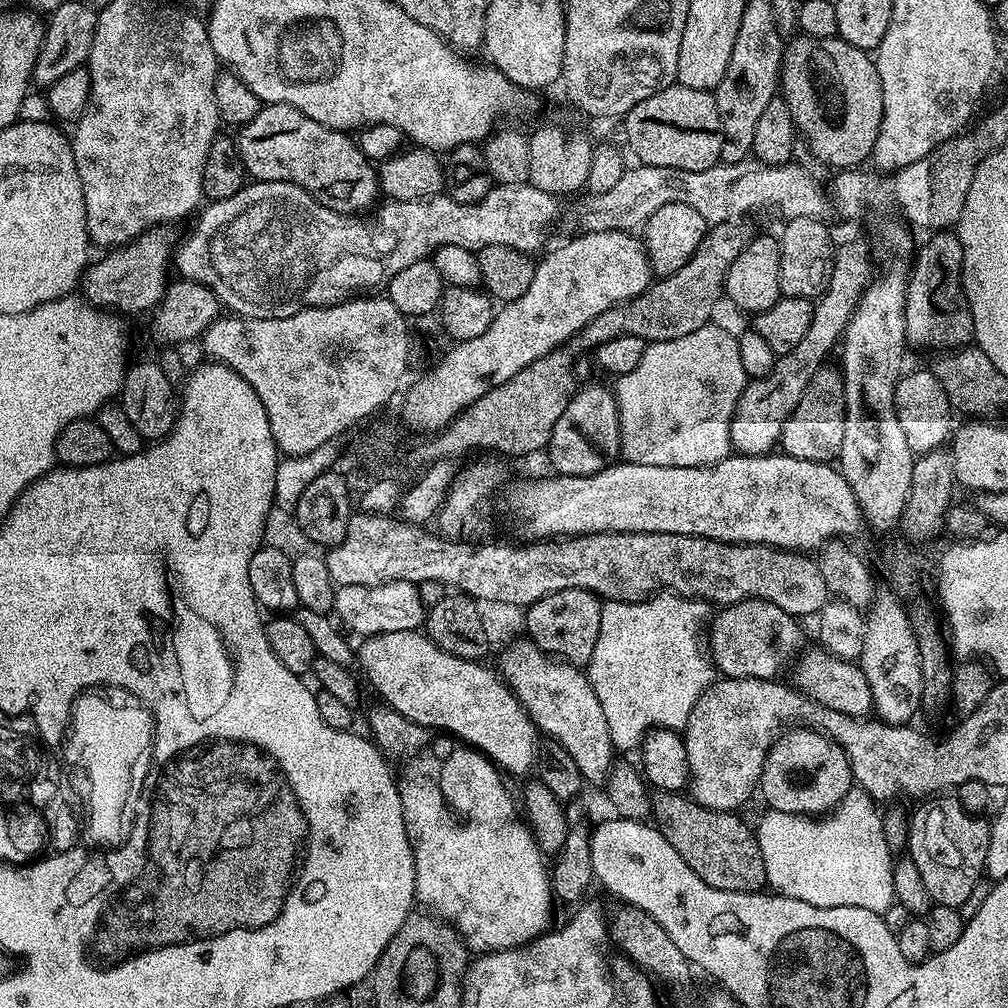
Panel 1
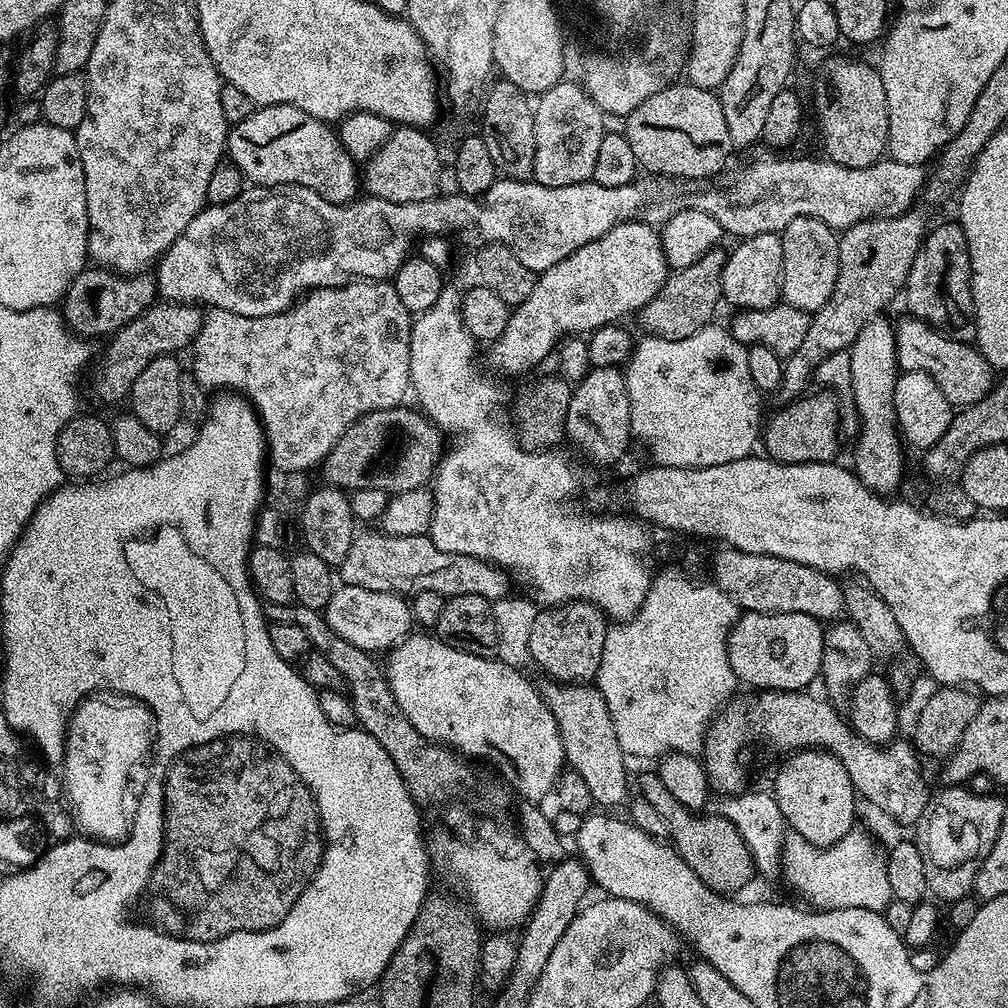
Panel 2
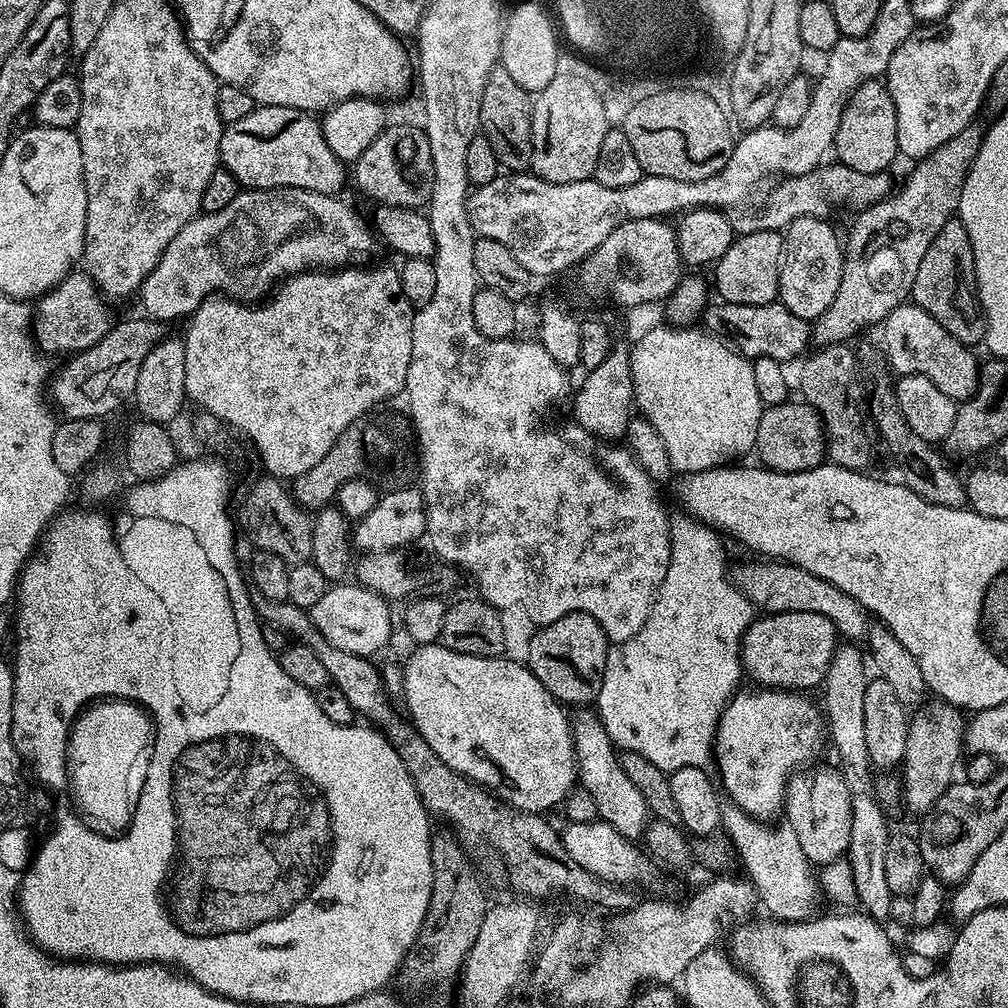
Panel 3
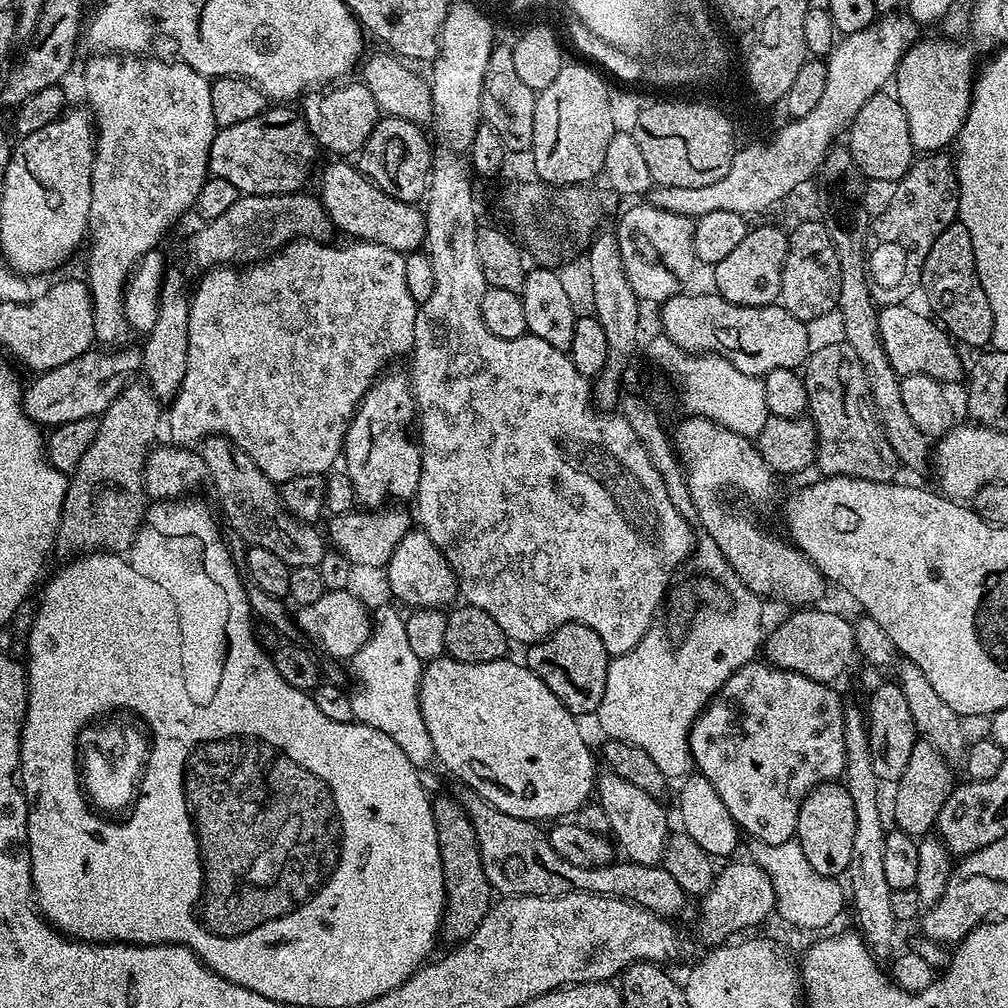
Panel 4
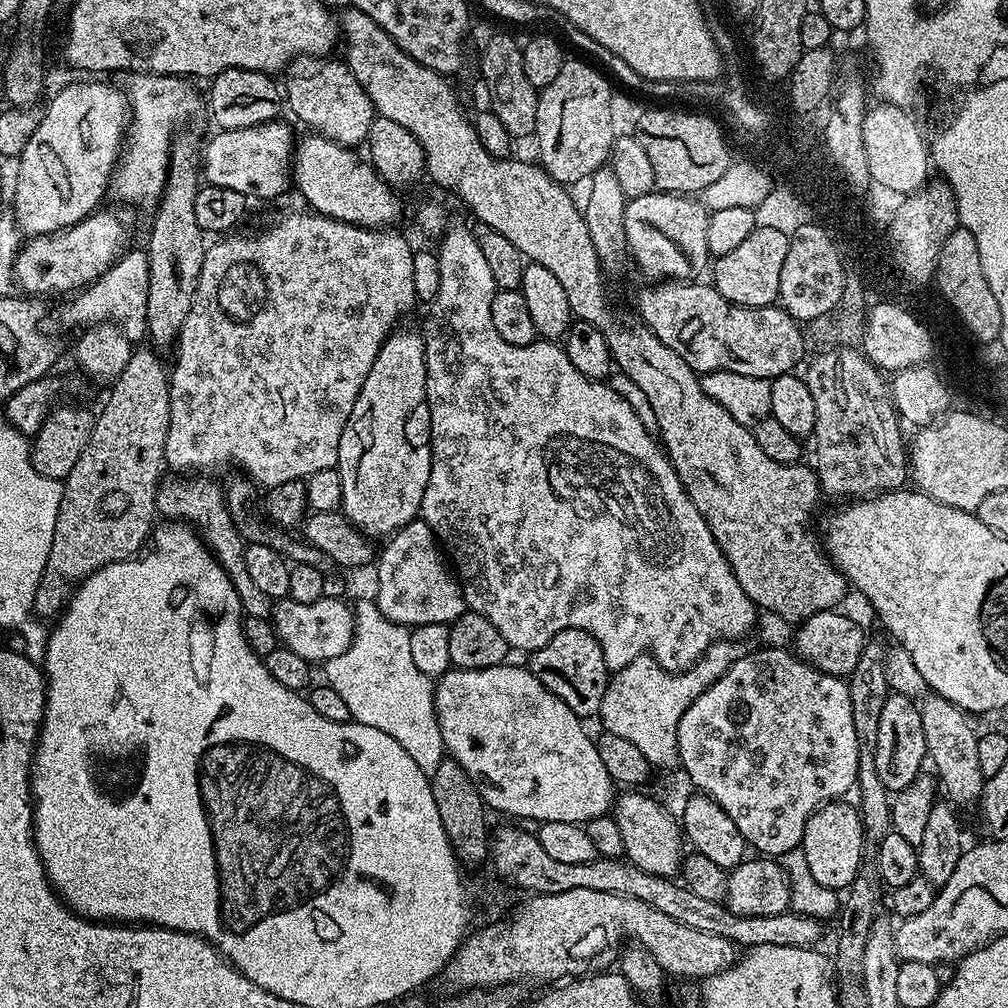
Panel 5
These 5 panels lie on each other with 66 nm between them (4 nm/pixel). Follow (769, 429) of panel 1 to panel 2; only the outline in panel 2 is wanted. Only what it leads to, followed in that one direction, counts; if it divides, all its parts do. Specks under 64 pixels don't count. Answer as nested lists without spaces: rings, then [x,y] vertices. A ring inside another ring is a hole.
[[[909,210],[907,212],[903,212],[900,216],[873,216],[872,219],[858,222],[854,226],[843,229],[843,231],[839,233],[838,239],[840,241],[840,245],[838,246],[838,282],[834,282],[834,294],[830,294],[830,302],[826,302],[826,306],[822,306],[822,310],[811,313],[808,322],[808,329],[806,330],[806,338],[802,338],[802,346],[798,346],[798,350],[794,350],[794,354],[790,354],[784,360],[784,380],[782,383],[783,391],[786,390],[788,392],[796,392],[792,394],[803,393],[805,389],[807,389],[804,387],[807,386],[808,380],[810,384],[810,381],[813,379],[816,367],[820,364],[820,360],[822,358],[830,358],[830,354],[834,354],[835,352],[842,352],[851,348],[854,338],[858,336],[862,326],[866,326],[866,322],[877,319],[877,317],[883,313],[880,311],[882,311],[883,308],[895,298],[896,292],[898,296],[898,293],[901,289],[903,289],[904,285],[907,284],[908,275],[914,266],[914,258],[918,254],[918,250],[920,249],[921,244],[923,244],[925,235],[930,228],[930,224],[927,224],[927,222],[924,221],[923,214],[916,211],[917,210]]]

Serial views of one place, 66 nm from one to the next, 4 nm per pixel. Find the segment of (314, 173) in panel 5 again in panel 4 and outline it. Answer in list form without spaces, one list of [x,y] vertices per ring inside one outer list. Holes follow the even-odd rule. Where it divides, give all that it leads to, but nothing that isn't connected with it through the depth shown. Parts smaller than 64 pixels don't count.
[[[332,163],[336,164],[326,165],[320,176],[318,199],[328,211],[328,219],[348,235],[345,237],[390,246],[390,250],[405,254],[424,248],[426,222],[423,211],[416,204],[390,198],[390,194],[378,190],[378,186],[367,180],[355,163]]]

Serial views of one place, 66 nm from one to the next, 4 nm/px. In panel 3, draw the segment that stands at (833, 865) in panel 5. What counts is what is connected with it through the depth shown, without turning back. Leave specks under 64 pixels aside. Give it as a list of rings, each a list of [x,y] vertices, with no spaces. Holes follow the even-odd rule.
[[[809,766],[788,779],[788,789],[784,792],[783,815],[788,816],[787,827],[798,836],[802,851],[812,866],[832,864],[847,853],[850,842],[850,818],[852,817],[852,795],[844,781],[843,772],[832,768]]]

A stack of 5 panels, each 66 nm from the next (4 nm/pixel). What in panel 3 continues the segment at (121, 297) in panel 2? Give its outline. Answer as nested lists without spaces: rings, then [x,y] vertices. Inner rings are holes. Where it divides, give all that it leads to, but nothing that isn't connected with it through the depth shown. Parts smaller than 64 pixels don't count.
[[[83,270],[69,272],[62,282],[39,297],[34,308],[34,339],[41,353],[68,352],[75,354],[94,346],[114,325],[114,317],[108,313],[109,305],[101,296],[96,283]]]

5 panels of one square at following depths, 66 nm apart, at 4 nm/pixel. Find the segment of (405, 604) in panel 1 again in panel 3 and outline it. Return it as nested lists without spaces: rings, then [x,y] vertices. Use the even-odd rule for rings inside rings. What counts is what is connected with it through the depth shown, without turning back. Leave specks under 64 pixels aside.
[[[336,582],[328,586],[325,594],[311,609],[314,626],[330,642],[330,646],[338,646],[338,650],[350,650],[350,654],[375,657],[375,652],[392,636],[392,612],[388,609],[389,601],[379,592],[361,586],[359,583]]]

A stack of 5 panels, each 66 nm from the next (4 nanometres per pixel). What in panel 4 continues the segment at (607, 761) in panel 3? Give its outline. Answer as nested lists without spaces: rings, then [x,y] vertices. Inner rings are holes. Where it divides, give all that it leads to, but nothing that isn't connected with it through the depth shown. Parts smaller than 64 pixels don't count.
[[[607,770],[597,775],[594,796],[602,810],[606,810],[606,818],[610,818],[610,836],[619,851],[621,848],[633,864],[660,864],[670,835],[668,816],[660,805],[663,803],[657,797],[638,790],[638,786],[626,782],[626,778],[618,778],[618,774]]]

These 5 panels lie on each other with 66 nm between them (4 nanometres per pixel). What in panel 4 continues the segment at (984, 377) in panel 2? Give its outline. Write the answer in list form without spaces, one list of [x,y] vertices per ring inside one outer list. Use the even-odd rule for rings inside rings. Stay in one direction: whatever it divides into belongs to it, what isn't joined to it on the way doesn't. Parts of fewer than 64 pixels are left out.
[[[907,303],[889,304],[881,307],[878,312],[881,344],[885,348],[890,366],[900,378],[922,374],[939,380],[945,386],[951,386],[966,372],[966,364],[964,366],[960,361],[961,349],[931,315],[923,316],[922,313],[908,307]]]

